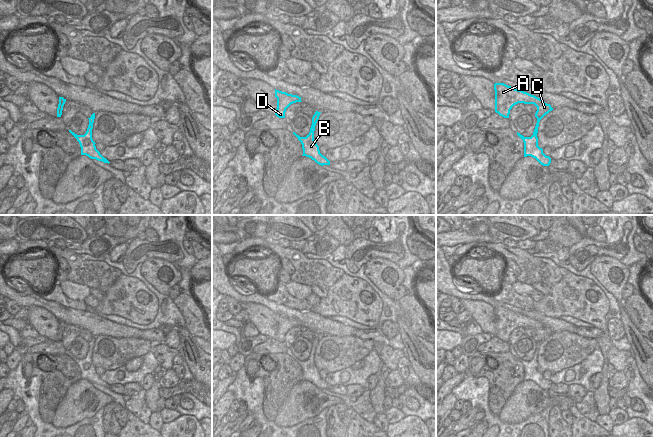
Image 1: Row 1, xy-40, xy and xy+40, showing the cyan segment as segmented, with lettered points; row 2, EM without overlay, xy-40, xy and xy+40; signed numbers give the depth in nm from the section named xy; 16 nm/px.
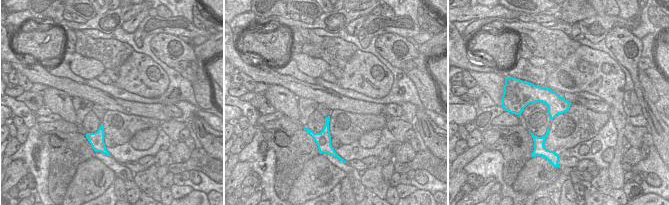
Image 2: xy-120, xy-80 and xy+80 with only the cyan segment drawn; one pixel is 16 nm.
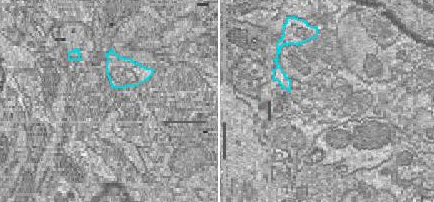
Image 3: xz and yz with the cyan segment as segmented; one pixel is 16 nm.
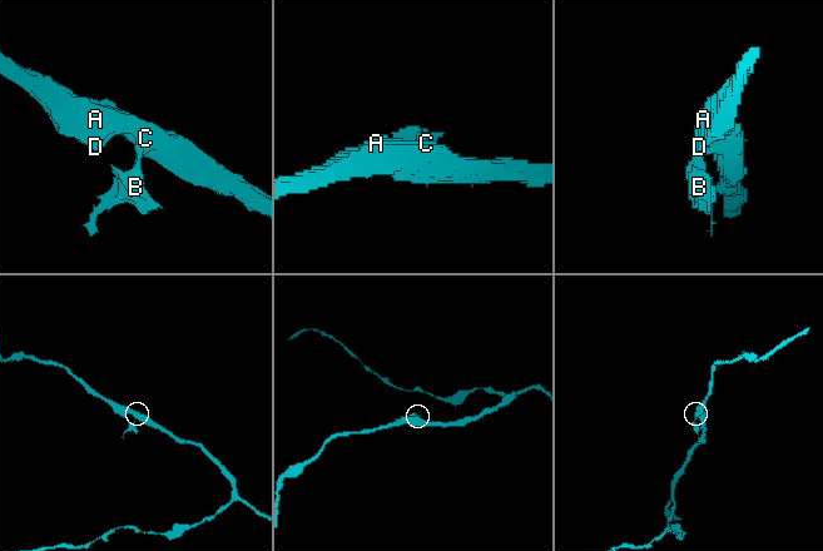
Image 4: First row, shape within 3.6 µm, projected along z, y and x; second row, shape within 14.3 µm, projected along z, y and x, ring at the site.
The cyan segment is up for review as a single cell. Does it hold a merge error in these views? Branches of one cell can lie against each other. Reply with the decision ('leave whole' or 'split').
split

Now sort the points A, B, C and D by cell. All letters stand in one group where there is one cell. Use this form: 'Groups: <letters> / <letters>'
Groups: A C D / B.

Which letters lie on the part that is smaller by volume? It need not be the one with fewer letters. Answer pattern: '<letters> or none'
B.

